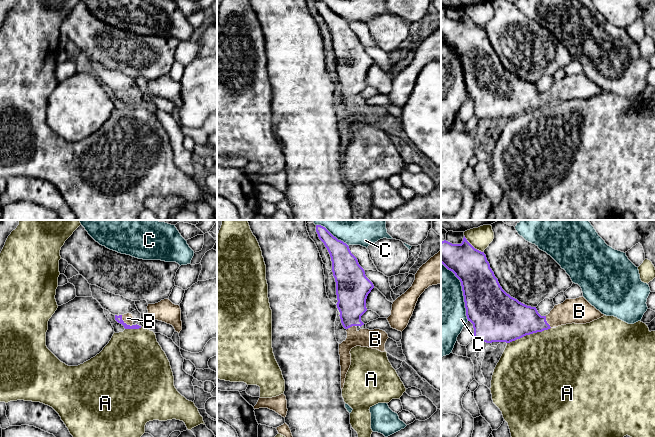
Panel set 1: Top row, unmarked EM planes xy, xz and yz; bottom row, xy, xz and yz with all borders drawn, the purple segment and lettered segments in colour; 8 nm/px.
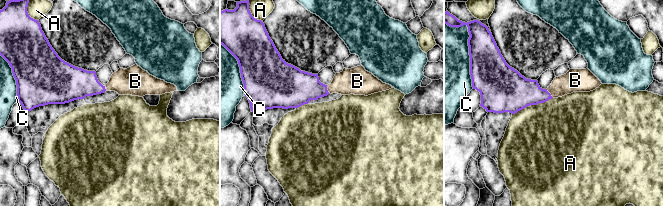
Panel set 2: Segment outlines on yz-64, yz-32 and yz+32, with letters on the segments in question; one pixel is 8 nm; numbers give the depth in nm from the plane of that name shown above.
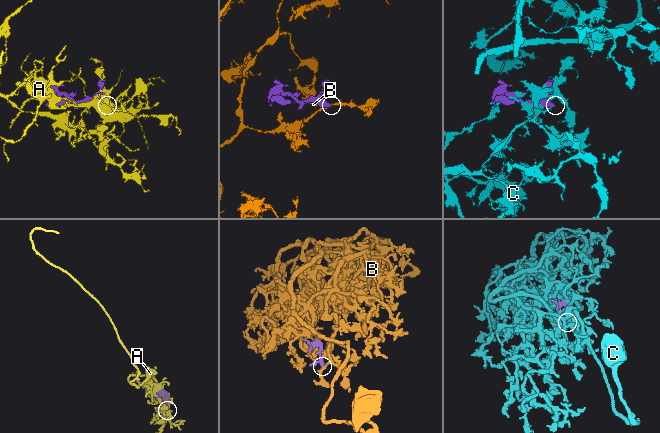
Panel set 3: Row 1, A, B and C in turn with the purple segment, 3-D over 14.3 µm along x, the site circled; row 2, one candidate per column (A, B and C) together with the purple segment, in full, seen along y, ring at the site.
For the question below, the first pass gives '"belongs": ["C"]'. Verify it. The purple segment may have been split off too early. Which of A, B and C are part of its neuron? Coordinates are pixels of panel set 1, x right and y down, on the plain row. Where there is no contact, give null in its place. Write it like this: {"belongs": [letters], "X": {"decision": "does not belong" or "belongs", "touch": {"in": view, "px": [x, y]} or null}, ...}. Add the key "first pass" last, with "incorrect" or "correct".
{"belongs": ["B"], "A": {"decision": "does not belong", "touch": {"in": "yz", "px": [528, 110]}}, "B": {"decision": "belongs", "touch": {"in": "xy", "px": [125, 99]}}, "C": {"decision": "does not belong", "touch": {"in": "yz", "px": [462, 66]}}, "first pass": "incorrect"}

